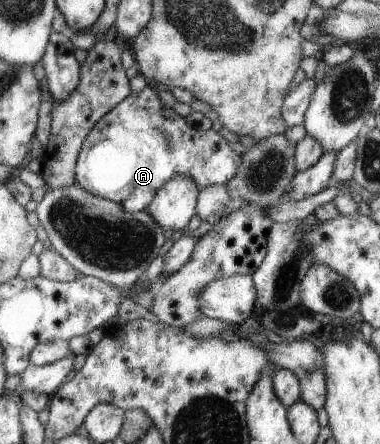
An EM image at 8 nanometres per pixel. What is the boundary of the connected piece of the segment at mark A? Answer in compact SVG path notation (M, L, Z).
M150 84L145 85L141 92L131 92L125 99L120 100L99 122L91 129L82 144L82 152L78 158L77 178L75 185L99 198L111 200L120 204L125 212L131 214L147 211L158 192L166 186L173 176L187 174L195 180L197 188L205 188L212 184L227 184L235 178L239 170L241 156L237 156L225 138L213 129L197 130L187 126L181 116L167 106L163 106L159 90Z

